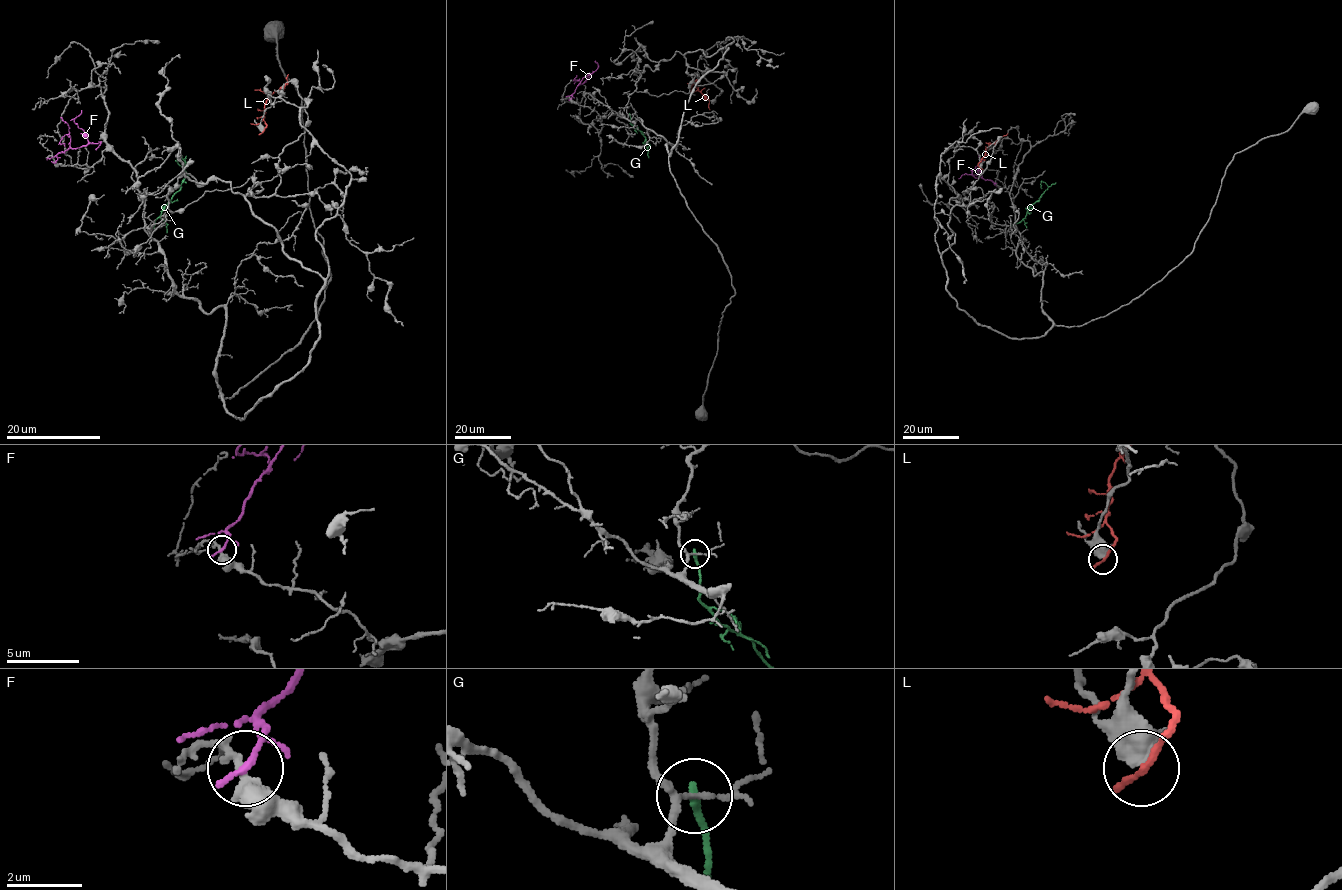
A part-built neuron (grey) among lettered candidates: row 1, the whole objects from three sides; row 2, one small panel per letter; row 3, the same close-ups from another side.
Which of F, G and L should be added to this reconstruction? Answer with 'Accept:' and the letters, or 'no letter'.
Accept: no letter

